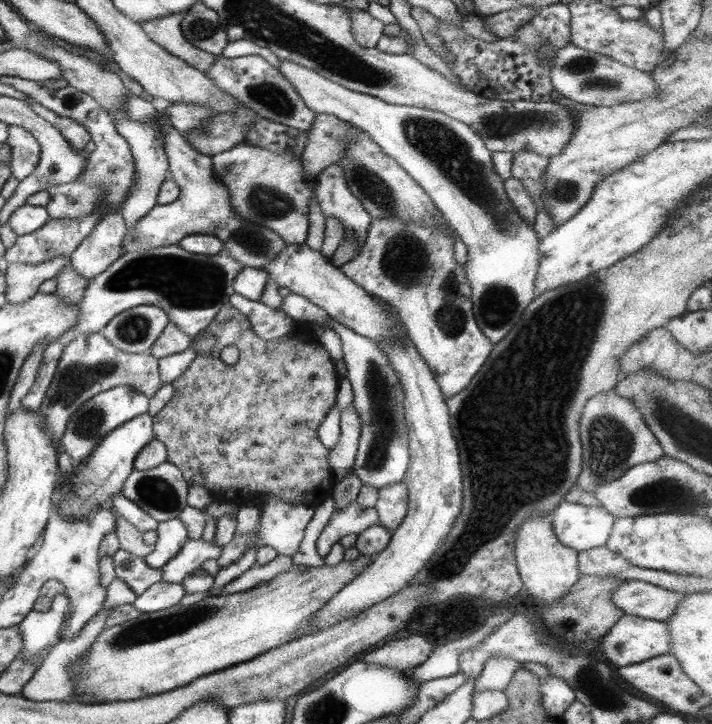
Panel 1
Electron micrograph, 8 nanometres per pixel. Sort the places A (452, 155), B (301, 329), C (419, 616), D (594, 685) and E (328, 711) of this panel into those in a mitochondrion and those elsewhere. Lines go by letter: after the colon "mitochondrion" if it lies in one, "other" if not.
A: mitochondrion
B: other
C: other
D: mitochondrion
E: mitochondrion

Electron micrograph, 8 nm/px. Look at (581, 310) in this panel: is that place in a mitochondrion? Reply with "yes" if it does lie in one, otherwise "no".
yes

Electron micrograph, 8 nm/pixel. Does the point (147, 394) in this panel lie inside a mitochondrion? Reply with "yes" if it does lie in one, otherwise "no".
no

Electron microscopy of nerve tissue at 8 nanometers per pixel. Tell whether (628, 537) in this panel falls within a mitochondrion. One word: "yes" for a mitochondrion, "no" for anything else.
no

